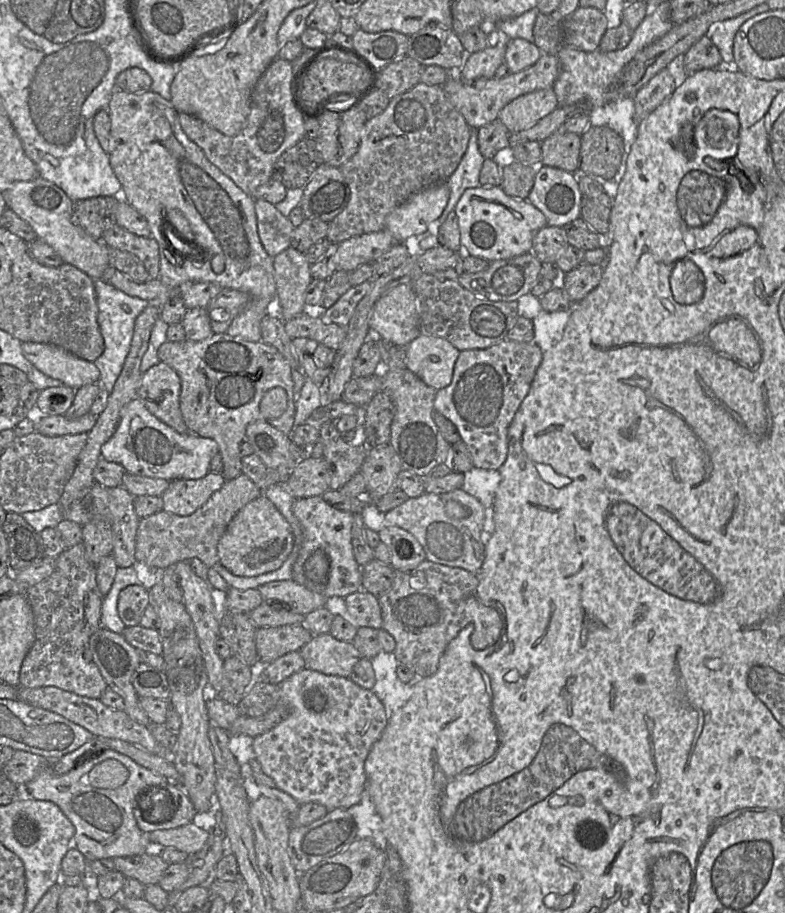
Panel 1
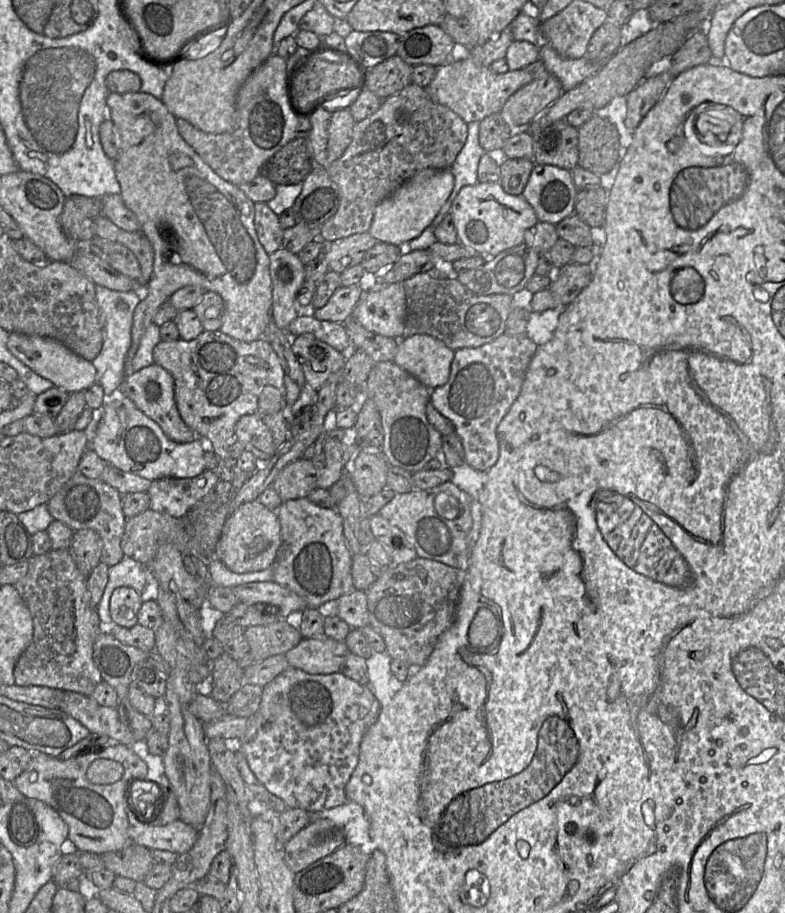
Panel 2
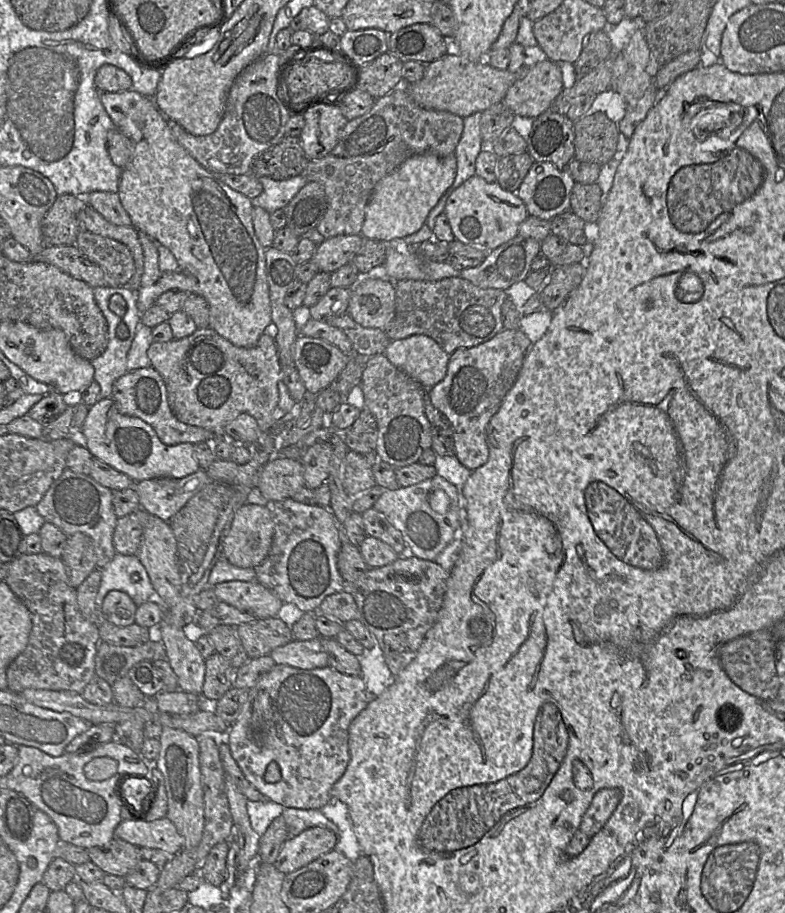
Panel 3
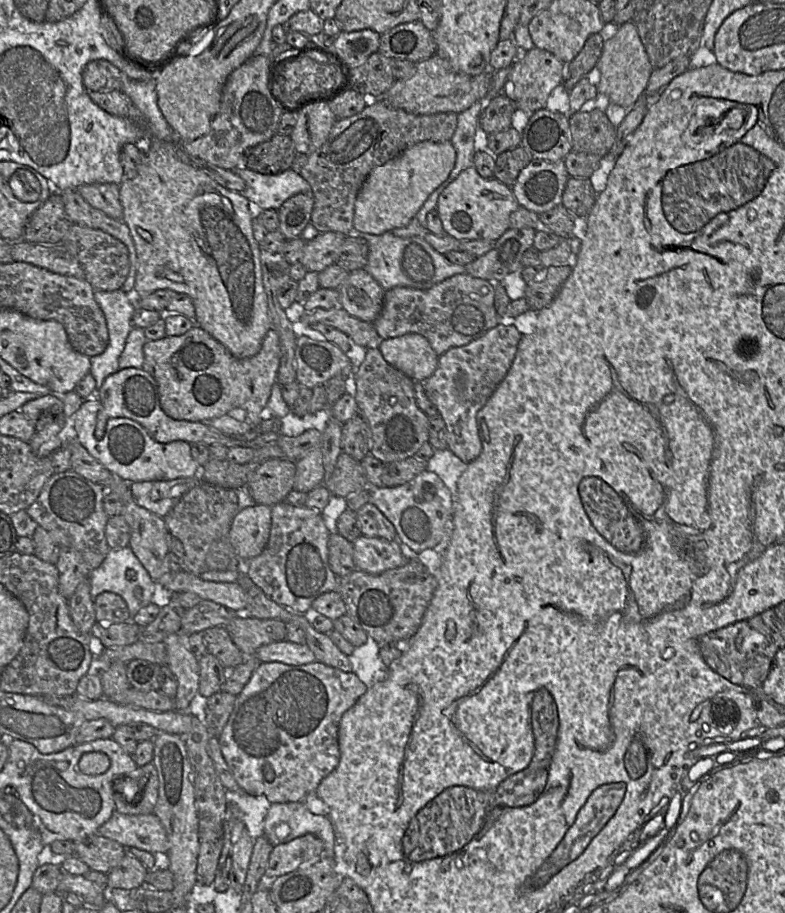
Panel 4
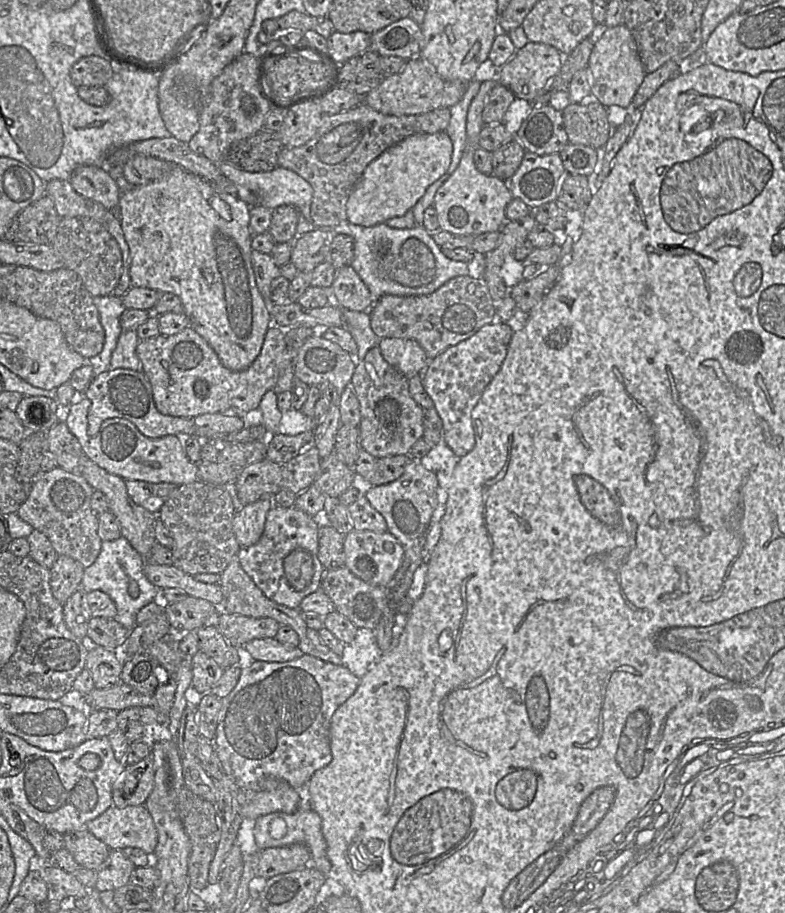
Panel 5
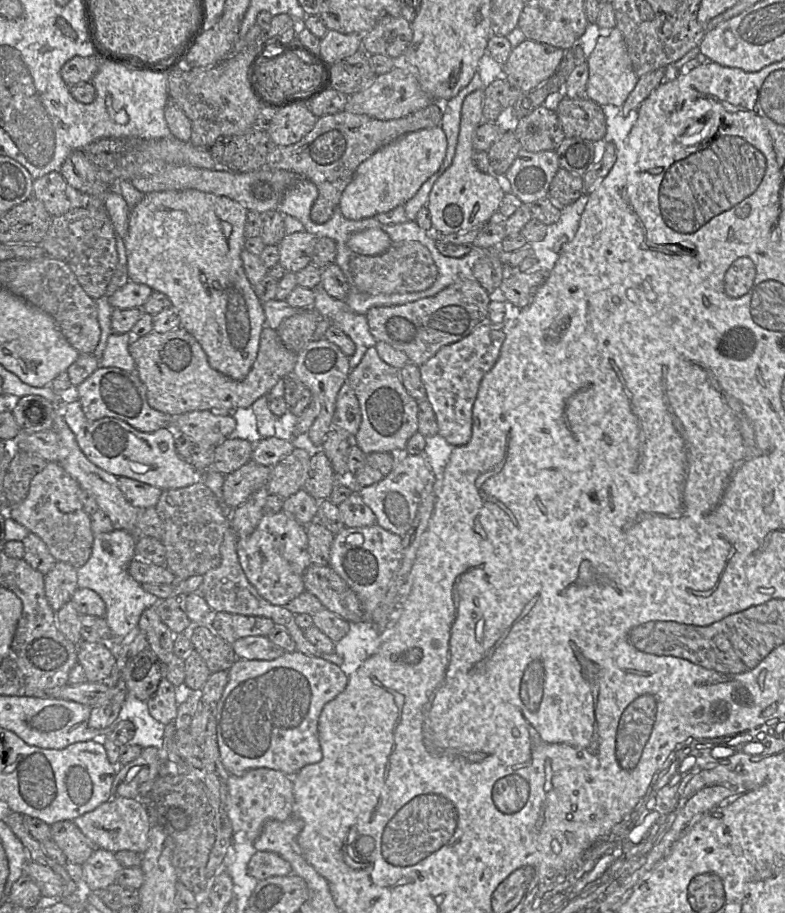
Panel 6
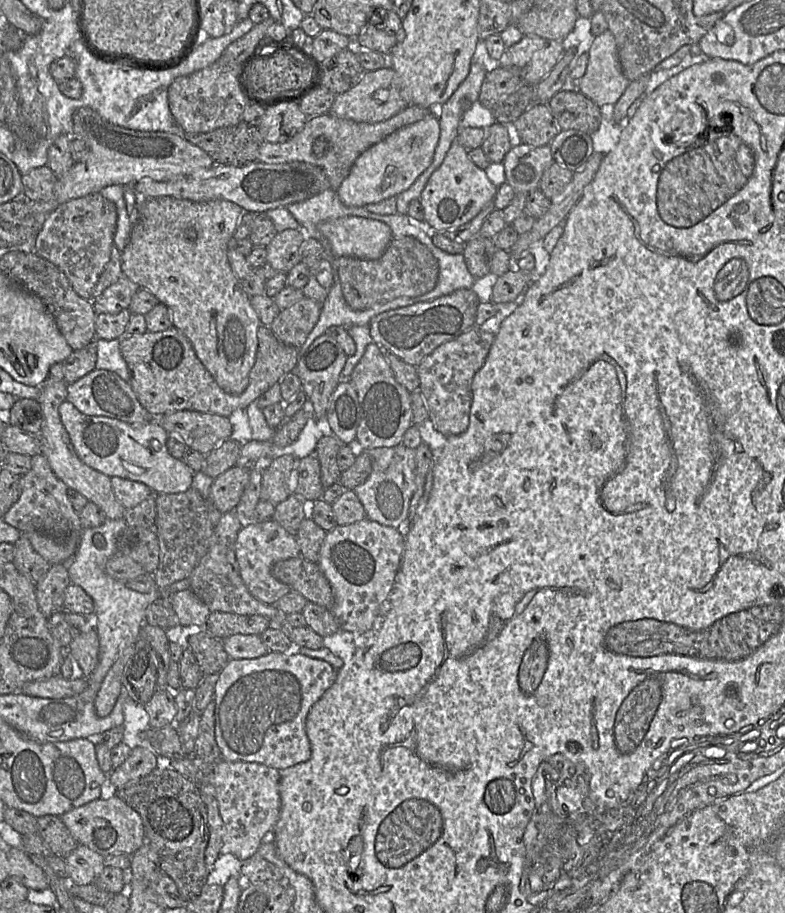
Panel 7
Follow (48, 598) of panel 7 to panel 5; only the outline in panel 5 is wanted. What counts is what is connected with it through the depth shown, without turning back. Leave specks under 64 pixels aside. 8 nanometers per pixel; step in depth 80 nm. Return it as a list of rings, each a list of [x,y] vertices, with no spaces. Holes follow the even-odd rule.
[[[59,555],[50,568],[50,586],[54,598],[61,604],[80,589],[84,574],[82,564],[68,556]]]

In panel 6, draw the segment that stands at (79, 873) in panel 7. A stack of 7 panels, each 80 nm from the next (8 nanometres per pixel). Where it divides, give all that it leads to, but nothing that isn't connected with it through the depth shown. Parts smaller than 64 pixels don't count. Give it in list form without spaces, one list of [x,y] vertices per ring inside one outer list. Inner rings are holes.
[[[96,848],[81,866],[84,886],[92,891],[114,884],[118,873],[123,868],[114,852],[101,848]]]

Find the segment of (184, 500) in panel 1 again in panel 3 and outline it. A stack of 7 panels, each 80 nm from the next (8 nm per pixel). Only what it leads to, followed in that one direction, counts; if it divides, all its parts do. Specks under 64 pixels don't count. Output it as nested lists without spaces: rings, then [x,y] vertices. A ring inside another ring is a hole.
[[[205,470],[183,478],[159,477],[135,482],[140,507],[168,522],[198,491],[213,482]]]

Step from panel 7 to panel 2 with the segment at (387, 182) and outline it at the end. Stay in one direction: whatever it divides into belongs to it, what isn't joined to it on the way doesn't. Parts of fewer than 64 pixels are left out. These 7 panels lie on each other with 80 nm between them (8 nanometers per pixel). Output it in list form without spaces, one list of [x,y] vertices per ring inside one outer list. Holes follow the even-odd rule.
[[[450,169],[423,170],[402,184],[375,209],[368,233],[379,242],[399,245],[417,238],[431,225],[454,187]]]

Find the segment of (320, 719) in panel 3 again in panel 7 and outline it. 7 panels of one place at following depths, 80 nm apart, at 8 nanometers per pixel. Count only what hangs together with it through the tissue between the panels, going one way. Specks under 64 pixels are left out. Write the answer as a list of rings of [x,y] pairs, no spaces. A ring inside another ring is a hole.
[[[269,652],[255,659],[230,660],[219,673],[214,689],[215,739],[221,758],[227,761],[256,762],[280,772],[311,757],[306,718],[312,706],[332,686],[337,670],[328,662],[298,652]]]

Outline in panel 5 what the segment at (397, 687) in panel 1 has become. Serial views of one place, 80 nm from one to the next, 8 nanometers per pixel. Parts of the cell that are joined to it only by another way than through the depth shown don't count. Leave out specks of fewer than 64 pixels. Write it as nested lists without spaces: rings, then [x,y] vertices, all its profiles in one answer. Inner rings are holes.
[[[358,628],[354,640],[345,644],[341,659],[343,666],[360,679],[379,662],[382,654],[374,632]]]

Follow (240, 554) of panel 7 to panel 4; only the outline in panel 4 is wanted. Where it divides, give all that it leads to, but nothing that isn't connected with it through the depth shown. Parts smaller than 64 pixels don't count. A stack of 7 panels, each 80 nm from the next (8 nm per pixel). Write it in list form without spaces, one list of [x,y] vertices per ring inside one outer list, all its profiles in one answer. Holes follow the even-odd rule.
[[[286,502],[275,504],[271,509],[268,543],[261,554],[243,563],[244,573],[268,598],[304,615],[317,597],[335,591],[338,586],[338,576],[331,570],[328,559],[331,532],[316,509]]]

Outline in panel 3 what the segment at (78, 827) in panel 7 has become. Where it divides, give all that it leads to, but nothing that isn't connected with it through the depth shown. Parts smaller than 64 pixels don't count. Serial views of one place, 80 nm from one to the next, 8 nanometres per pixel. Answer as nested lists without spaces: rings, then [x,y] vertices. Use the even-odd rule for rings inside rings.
[[[168,818],[154,821],[122,820],[114,831],[119,838],[139,848],[159,849],[174,856],[184,849],[185,840]]]

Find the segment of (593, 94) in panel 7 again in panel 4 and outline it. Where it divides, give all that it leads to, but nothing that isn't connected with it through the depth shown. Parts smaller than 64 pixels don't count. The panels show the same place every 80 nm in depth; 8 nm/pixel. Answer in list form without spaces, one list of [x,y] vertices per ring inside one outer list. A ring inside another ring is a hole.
[[[633,22],[619,26],[617,33],[604,41],[602,54],[594,68],[594,84],[598,93],[604,94],[609,101],[630,109],[644,94],[653,72],[648,54]]]

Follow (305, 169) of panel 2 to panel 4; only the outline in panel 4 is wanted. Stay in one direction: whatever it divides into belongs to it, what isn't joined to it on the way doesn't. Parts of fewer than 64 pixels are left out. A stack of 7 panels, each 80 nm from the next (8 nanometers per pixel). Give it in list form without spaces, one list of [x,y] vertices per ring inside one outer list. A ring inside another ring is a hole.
[[[276,133],[269,140],[250,147],[245,151],[245,167],[260,174],[280,174],[291,169],[296,154],[297,151],[290,136]]]

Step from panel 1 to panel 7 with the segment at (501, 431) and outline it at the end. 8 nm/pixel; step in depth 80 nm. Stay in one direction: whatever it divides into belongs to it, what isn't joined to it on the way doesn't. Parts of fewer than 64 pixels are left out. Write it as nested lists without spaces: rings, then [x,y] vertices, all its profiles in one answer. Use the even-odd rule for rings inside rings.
[[[473,326],[457,338],[441,344],[417,366],[420,391],[427,403],[429,418],[444,436],[460,435],[468,428],[472,380],[484,364],[494,339],[493,333]]]

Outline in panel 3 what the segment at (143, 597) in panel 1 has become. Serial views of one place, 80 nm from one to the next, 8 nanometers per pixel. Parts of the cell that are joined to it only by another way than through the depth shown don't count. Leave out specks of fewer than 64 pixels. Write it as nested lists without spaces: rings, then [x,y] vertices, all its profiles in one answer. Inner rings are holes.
[[[111,590],[102,602],[101,618],[116,626],[125,627],[135,623],[138,606],[131,597],[122,591]]]

